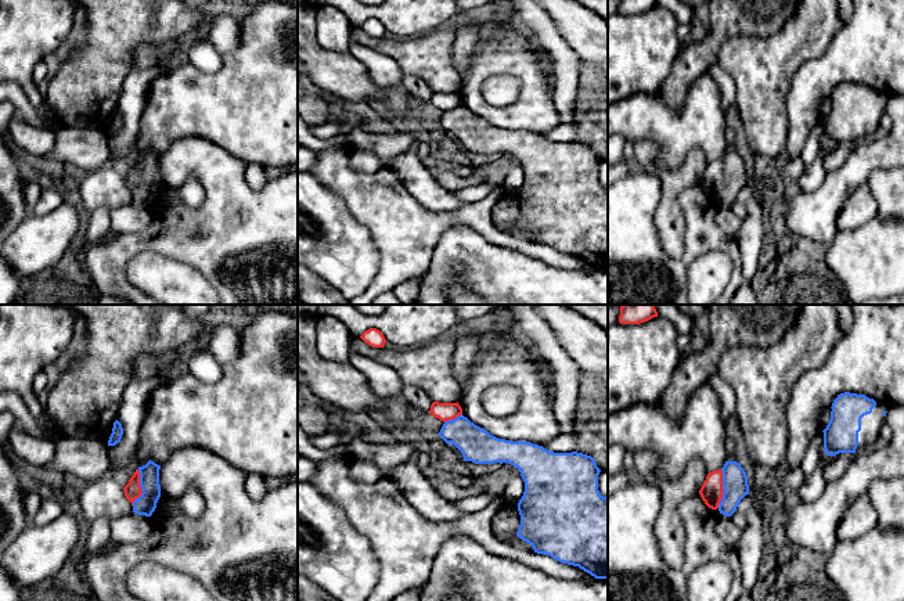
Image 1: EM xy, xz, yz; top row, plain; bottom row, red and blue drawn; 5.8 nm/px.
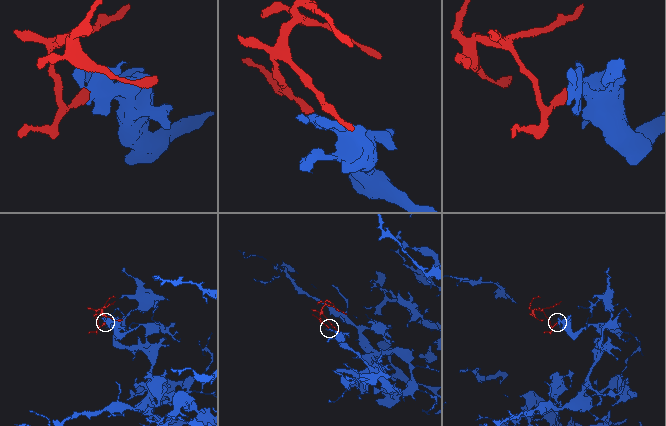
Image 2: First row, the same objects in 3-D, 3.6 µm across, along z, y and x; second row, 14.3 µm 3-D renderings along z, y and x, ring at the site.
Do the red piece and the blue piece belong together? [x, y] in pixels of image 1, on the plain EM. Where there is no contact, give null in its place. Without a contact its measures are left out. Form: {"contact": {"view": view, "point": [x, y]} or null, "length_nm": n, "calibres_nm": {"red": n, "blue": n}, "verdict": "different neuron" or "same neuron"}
{"contact": {"view": "yz", "point": [721, 179]}, "length_nm": 220, "calibres_nm": {"red": 130, "blue": 150}, "verdict": "different neuron"}

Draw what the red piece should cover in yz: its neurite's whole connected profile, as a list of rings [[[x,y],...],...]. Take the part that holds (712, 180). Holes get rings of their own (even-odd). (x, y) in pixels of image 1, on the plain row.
[[[717,159],[709,162],[706,170],[699,180],[702,190],[709,198],[717,199],[723,188],[723,183],[723,161]]]

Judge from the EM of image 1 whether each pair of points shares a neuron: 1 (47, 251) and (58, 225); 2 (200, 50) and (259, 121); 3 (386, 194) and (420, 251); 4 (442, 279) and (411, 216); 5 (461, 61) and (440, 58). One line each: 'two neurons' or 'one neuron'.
1: one neuron
2: two neurons
3: one neuron
4: two neurons
5: two neurons

